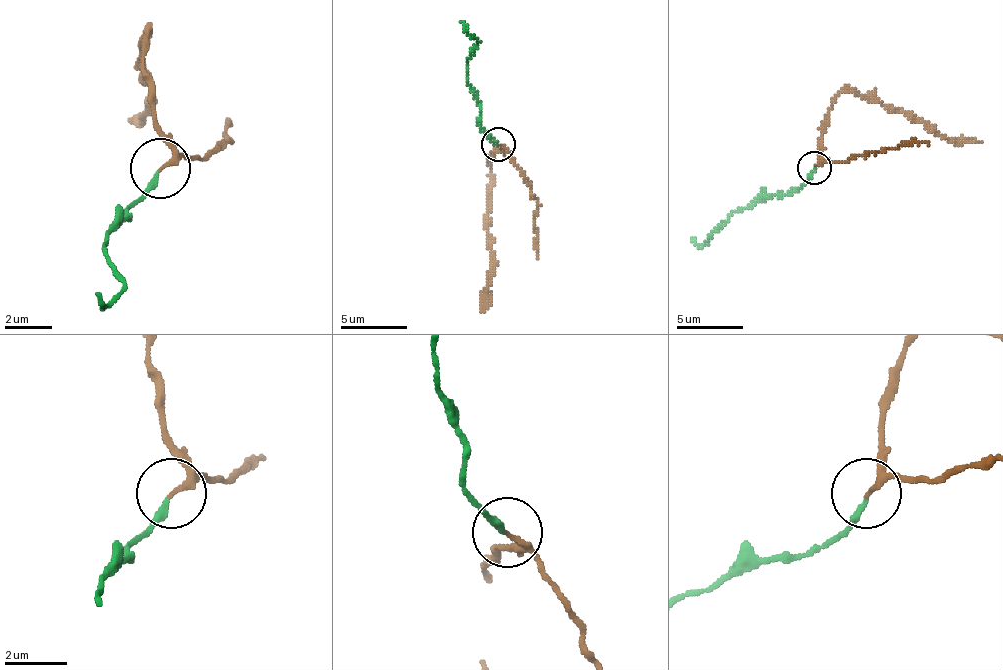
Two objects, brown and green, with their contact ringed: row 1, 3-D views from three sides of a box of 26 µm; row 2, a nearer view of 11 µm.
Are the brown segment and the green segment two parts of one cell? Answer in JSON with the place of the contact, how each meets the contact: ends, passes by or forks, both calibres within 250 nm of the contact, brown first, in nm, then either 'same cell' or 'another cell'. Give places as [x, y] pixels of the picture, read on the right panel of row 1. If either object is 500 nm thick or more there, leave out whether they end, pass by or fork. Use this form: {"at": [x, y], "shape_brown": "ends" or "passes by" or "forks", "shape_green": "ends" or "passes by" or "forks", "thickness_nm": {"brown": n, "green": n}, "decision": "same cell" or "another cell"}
{"at": [814, 167], "shape_brown": "passes by", "shape_green": "ends", "thickness_nm": {"brown": 130, "green": 180}, "decision": "same cell"}

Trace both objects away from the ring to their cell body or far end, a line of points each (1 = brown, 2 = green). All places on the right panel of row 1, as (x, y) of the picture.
1: (815, 168), (822, 122), (841, 92), (875, 95), (885, 105), (911, 112), (941, 135), (981, 142)
2: (815, 168), (798, 188), (772, 195), (752, 208), (738, 208), (702, 245), (692, 238)

